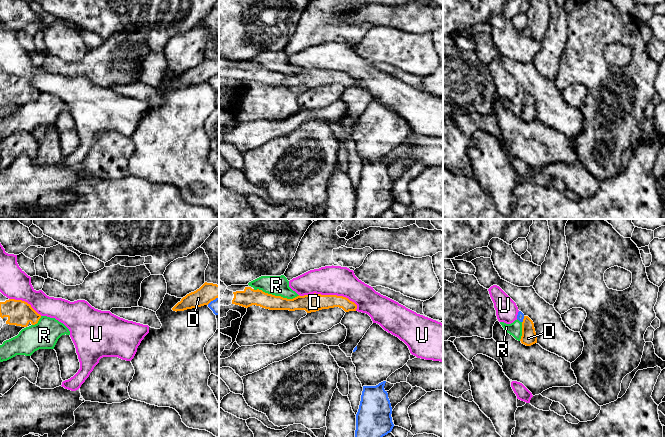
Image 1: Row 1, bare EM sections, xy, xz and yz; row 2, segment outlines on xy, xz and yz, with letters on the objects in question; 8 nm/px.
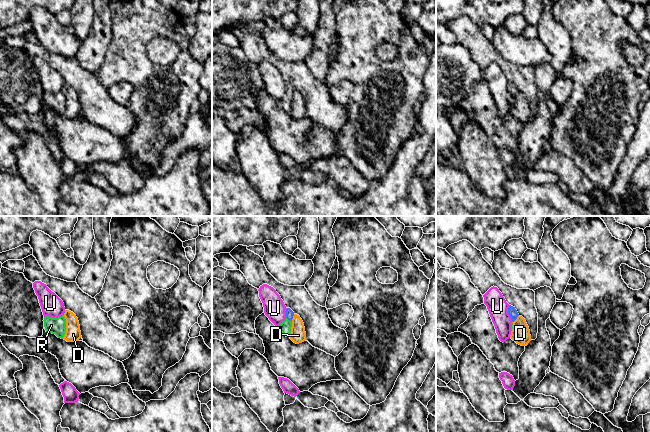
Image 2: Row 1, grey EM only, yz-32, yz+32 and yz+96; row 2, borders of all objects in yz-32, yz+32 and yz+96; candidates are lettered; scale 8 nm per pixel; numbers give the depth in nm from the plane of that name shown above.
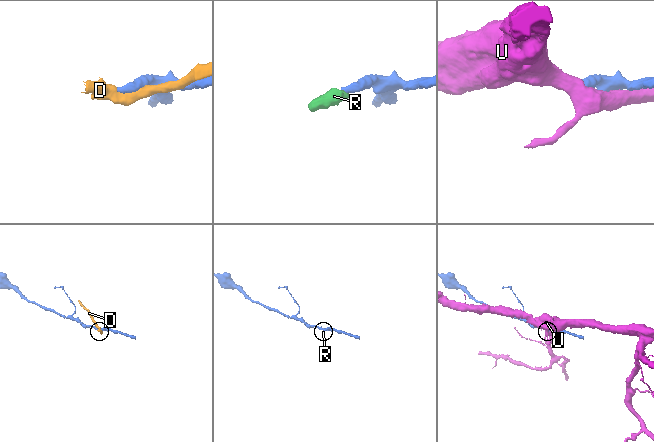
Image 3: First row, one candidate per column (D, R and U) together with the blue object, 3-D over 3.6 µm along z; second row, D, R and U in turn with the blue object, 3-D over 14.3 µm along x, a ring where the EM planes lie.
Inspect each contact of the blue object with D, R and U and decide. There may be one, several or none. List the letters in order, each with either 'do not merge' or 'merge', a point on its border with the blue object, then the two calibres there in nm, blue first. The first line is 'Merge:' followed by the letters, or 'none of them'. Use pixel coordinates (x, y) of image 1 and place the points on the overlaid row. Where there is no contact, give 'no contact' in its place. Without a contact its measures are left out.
Merge: R
D: do not merge; meets blue in xy at (213, 300); 120 nm thick on the blue side, 150 nm on the other
R: merge; meets blue in yz at (519, 320); 60 nm thick on the blue side, 110 nm on the other
U: do not merge; meets blue in yz at (517, 315); 60 nm thick on the blue side, 180 nm on the other

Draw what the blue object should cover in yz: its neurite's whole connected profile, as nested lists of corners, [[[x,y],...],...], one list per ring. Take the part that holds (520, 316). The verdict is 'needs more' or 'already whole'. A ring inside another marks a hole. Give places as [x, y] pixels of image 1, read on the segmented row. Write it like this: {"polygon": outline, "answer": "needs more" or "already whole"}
{"polygon": [[[519,311],[517,315],[517,319],[511,323],[511,324],[506,324],[504,322],[500,322],[504,330],[512,335],[516,340],[520,341],[521,336],[522,336],[522,322],[524,319],[524,314]]], "answer": "needs more"}

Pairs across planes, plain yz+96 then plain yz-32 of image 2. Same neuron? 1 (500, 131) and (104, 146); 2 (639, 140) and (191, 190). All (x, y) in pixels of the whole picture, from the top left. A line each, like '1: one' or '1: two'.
1: one
2: one

